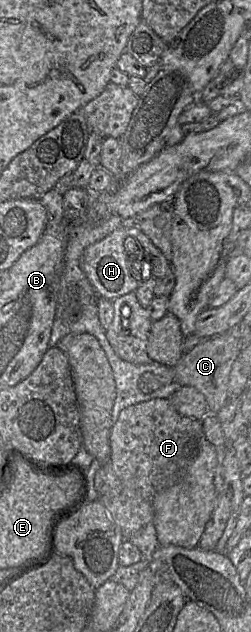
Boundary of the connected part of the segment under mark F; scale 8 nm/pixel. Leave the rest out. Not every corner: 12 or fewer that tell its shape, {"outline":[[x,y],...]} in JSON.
{"outline":[[169,399],[123,409],[98,499],[124,540],[205,439]]}

